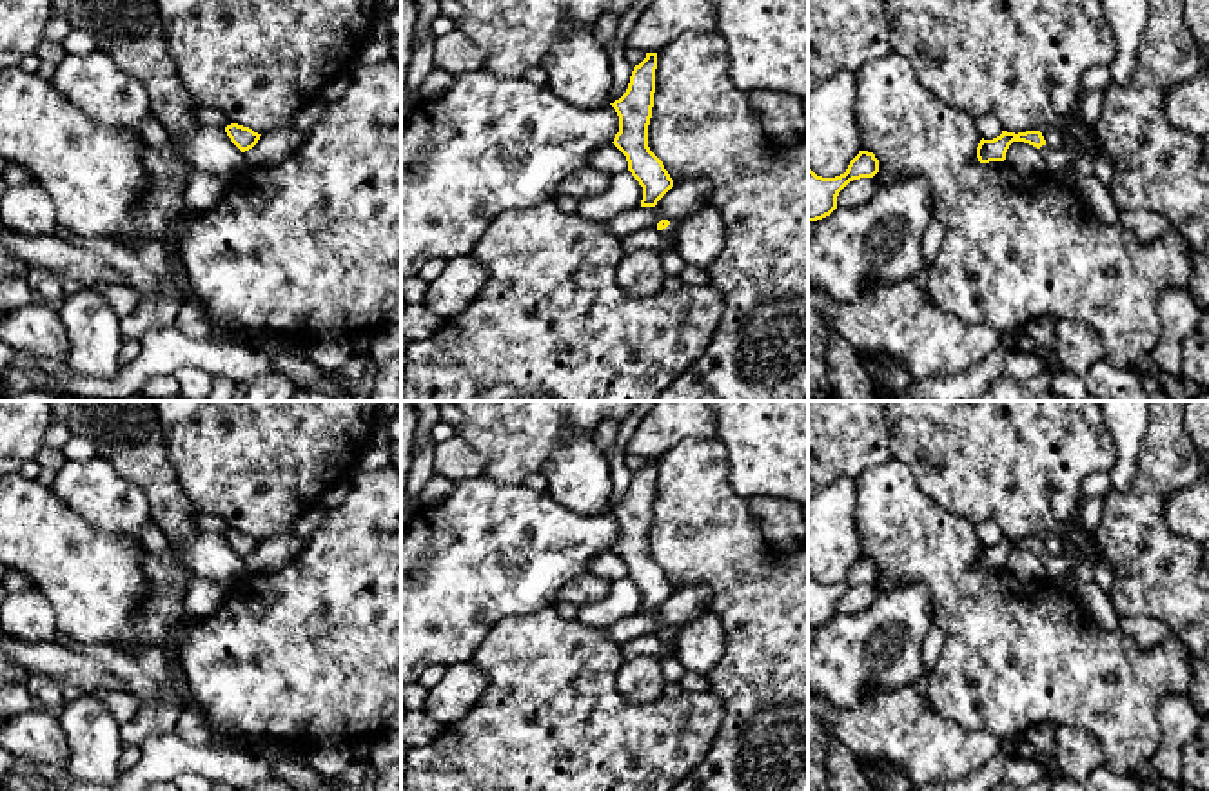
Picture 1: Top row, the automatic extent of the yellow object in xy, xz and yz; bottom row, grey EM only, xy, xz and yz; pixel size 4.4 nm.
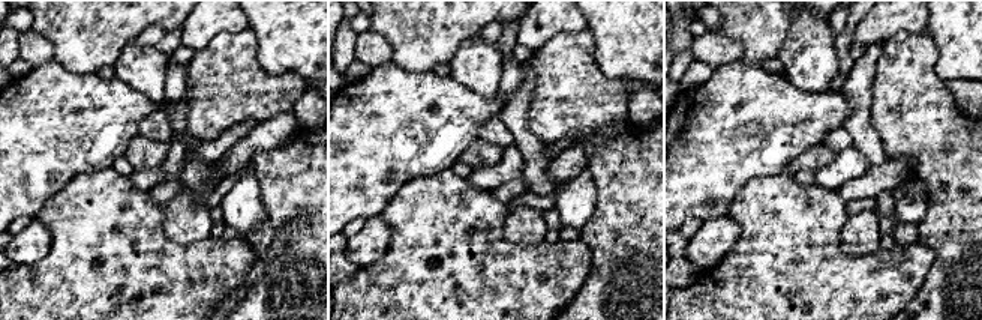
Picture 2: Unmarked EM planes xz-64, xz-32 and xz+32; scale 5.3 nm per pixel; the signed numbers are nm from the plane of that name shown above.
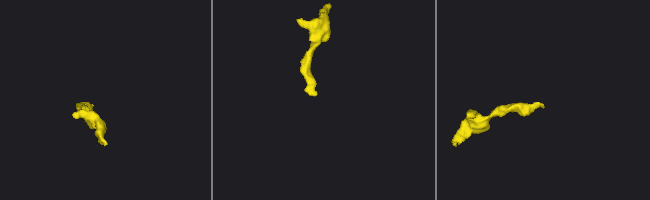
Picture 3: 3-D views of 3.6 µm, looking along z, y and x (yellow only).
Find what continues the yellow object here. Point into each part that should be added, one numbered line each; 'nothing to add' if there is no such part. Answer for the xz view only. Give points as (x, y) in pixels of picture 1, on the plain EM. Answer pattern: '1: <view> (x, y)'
1: xz (670, 637)

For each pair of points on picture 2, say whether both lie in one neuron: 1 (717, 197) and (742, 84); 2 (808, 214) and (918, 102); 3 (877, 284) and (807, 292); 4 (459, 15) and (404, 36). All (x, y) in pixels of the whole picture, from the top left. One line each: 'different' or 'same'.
1: same
2: different
3: same
4: same

